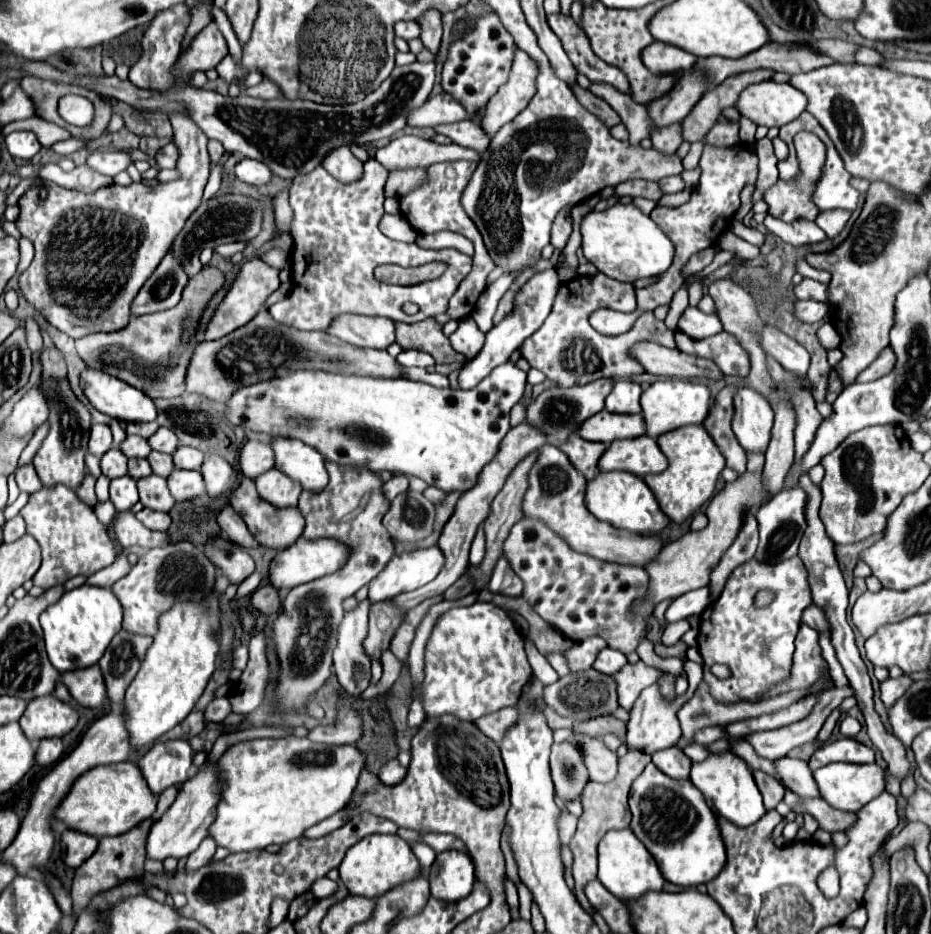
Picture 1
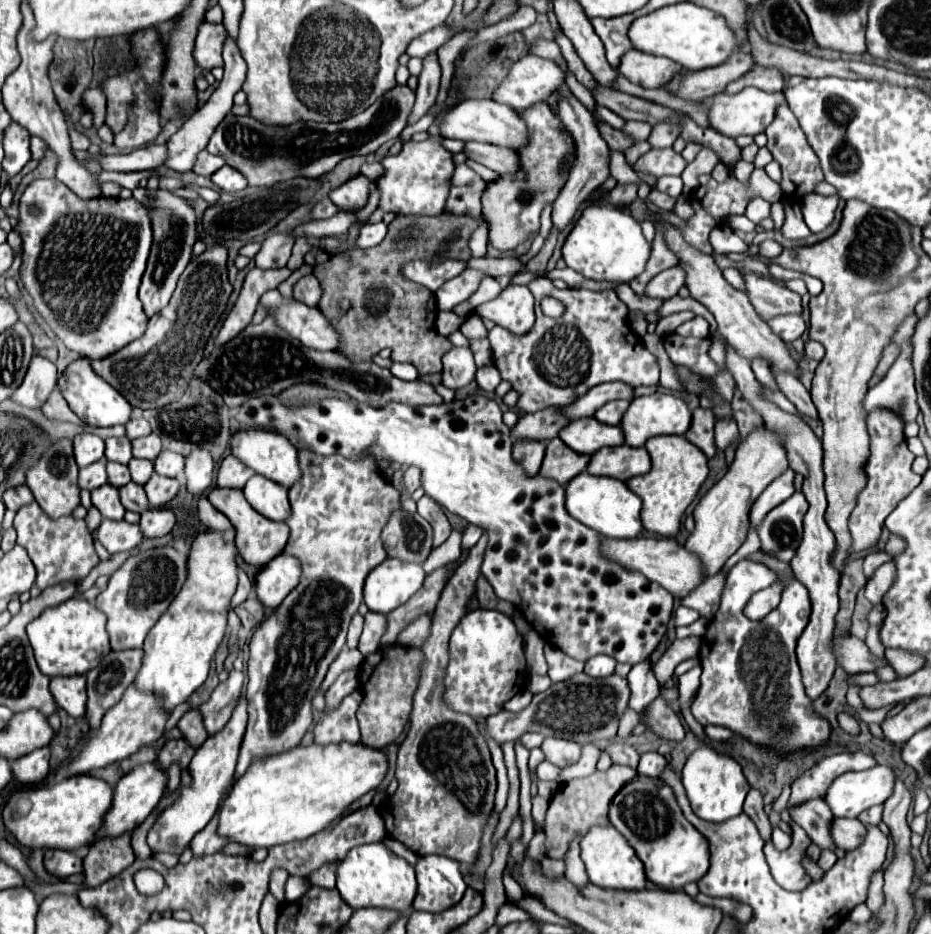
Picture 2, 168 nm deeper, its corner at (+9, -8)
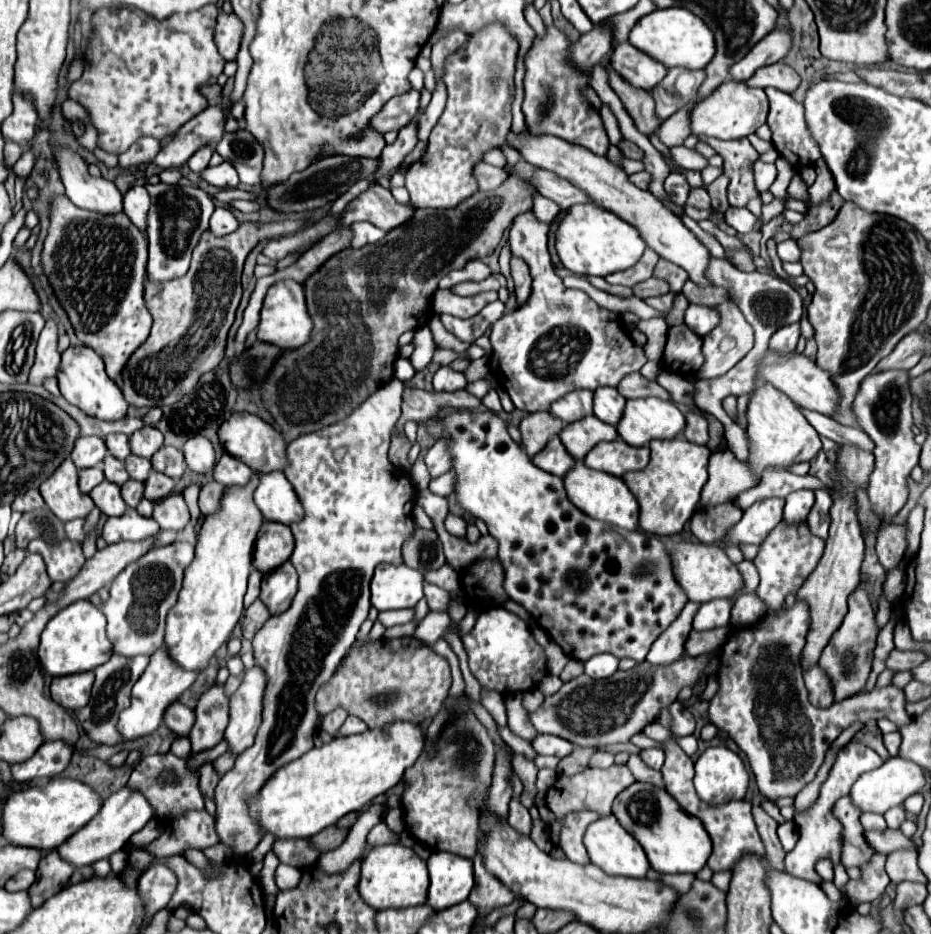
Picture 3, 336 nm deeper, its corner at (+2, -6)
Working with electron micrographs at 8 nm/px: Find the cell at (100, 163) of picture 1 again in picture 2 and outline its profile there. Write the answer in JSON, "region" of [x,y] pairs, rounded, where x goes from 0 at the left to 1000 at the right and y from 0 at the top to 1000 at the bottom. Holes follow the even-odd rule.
{"region":[[[178,154],[176,156],[155,156],[148,161],[142,161],[140,165],[129,167],[107,167],[110,182],[122,182],[122,184],[150,184],[150,182],[168,182],[176,178],[178,171]]]}

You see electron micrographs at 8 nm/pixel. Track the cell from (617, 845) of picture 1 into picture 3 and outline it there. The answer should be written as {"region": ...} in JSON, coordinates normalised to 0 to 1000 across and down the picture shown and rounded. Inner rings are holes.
{"region":[[[650,874],[650,876],[643,876],[641,880],[637,880],[628,893],[628,906],[631,906],[635,923],[656,938],[693,940],[699,929],[689,904],[663,880],[661,874]]]}

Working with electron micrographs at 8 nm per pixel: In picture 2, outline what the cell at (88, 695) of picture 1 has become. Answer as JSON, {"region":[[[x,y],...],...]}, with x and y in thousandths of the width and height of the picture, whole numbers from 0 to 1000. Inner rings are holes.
{"region":[[[60,724],[54,728],[54,741],[64,758],[86,769],[92,762],[92,724]]]}

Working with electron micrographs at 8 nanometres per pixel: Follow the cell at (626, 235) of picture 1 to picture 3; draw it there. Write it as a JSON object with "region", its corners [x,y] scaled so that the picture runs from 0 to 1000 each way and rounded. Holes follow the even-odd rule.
{"region":[[[620,218],[613,221],[611,227],[603,233],[598,244],[598,272],[605,281],[605,285],[620,293],[633,293],[633,296],[652,296],[658,291],[673,289],[682,285],[693,268],[693,257],[689,255],[686,246],[682,246],[678,240],[667,236],[663,229],[633,218]]]}

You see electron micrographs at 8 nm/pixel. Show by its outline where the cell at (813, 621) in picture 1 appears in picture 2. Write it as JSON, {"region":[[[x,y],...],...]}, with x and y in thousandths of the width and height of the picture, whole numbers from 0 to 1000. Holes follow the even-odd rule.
{"region":[[[919,681],[911,683],[898,683],[896,685],[896,700],[900,711],[911,722],[926,722],[926,719],[939,719],[947,713],[954,713],[952,704],[941,704],[928,685],[922,685]]]}

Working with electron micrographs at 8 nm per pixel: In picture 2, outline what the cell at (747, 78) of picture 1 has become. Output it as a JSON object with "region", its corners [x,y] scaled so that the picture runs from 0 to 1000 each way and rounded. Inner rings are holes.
{"region":[[[810,71],[803,79],[784,88],[780,92],[780,99],[791,101],[791,99],[799,96],[801,92],[812,92],[812,94],[823,96],[823,99],[840,99],[842,96],[842,81],[840,81],[840,77],[831,77],[831,73]]]}

